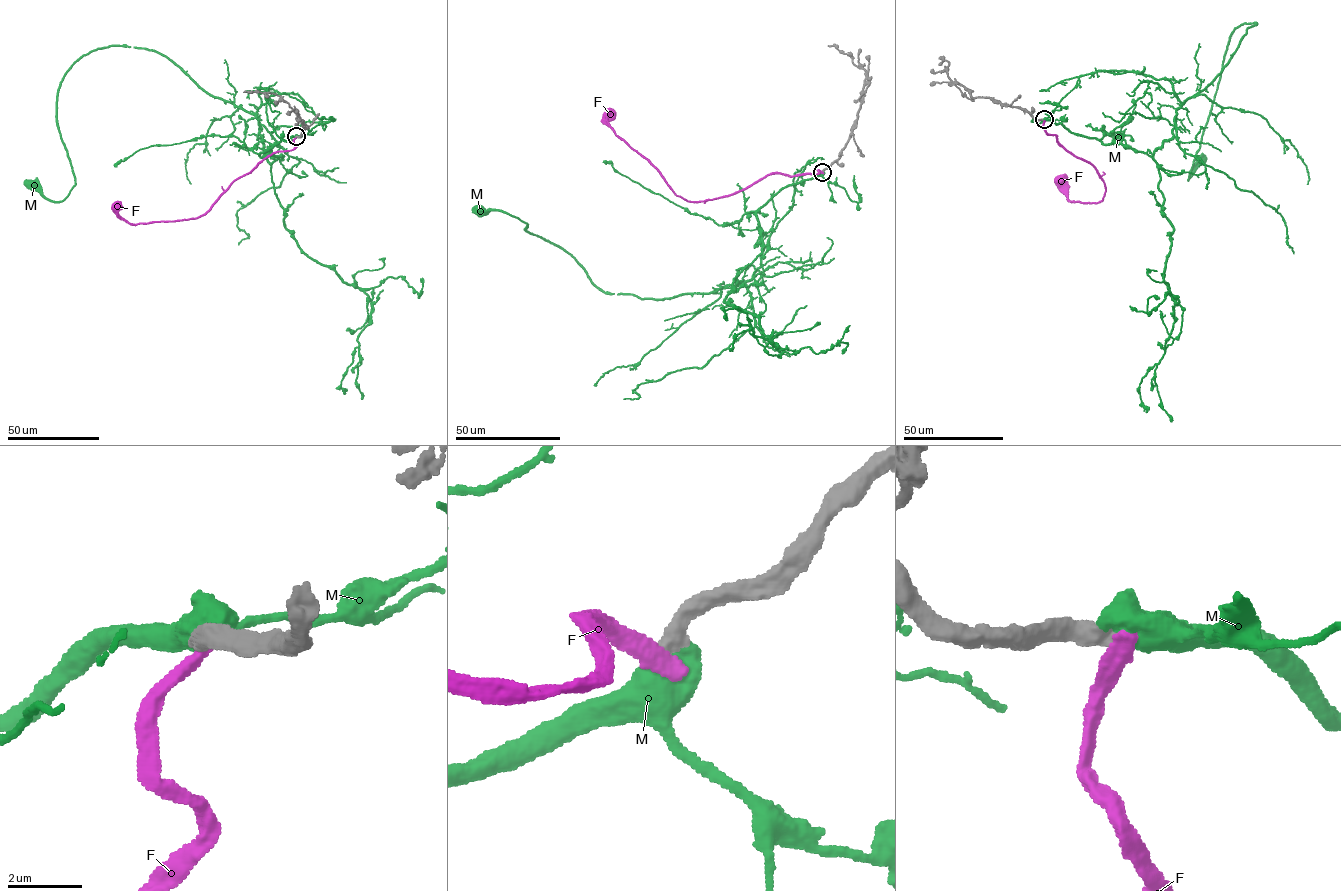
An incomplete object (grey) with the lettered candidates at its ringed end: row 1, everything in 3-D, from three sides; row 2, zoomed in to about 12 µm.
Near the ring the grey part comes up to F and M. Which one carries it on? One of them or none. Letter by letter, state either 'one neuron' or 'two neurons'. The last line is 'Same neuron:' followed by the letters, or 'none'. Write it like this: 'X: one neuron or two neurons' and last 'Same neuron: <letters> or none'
F: two neurons
M: one neuron
Same neuron: M

